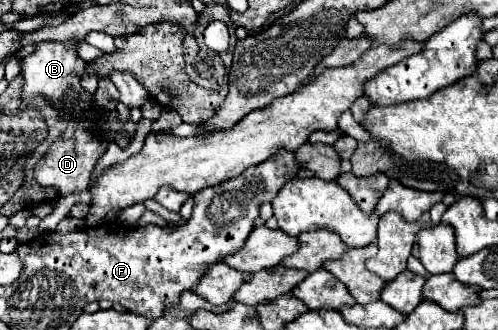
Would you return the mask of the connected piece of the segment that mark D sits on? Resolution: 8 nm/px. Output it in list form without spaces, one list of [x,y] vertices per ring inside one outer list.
[[[87,121],[81,123],[69,123],[65,133],[49,147],[49,151],[39,159],[39,163],[33,169],[35,181],[41,187],[55,187],[61,197],[69,193],[79,193],[89,187],[89,177],[93,173],[93,167],[97,159],[105,153],[107,145],[93,137],[91,125]]]

